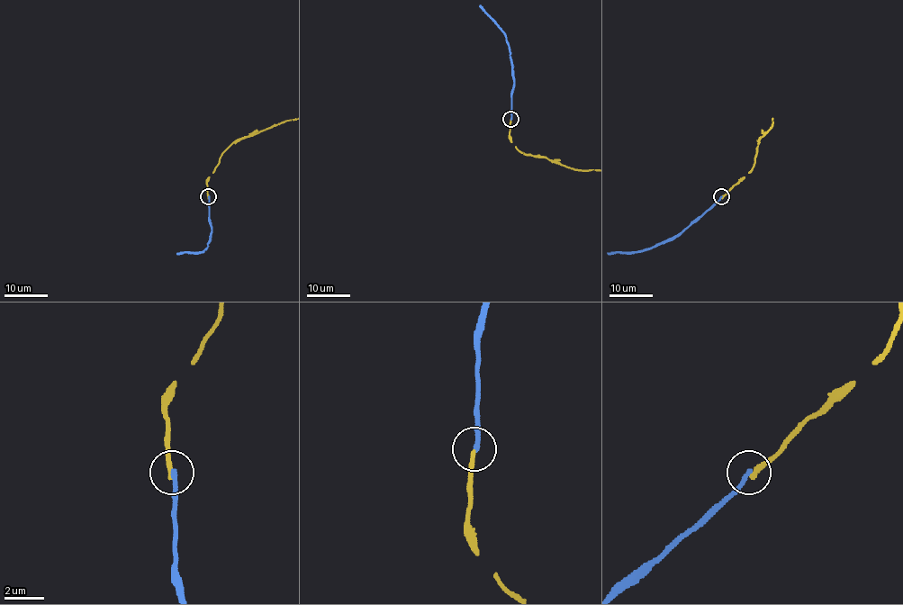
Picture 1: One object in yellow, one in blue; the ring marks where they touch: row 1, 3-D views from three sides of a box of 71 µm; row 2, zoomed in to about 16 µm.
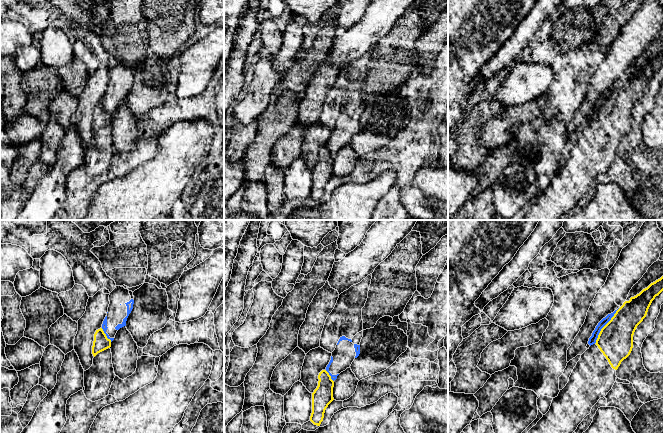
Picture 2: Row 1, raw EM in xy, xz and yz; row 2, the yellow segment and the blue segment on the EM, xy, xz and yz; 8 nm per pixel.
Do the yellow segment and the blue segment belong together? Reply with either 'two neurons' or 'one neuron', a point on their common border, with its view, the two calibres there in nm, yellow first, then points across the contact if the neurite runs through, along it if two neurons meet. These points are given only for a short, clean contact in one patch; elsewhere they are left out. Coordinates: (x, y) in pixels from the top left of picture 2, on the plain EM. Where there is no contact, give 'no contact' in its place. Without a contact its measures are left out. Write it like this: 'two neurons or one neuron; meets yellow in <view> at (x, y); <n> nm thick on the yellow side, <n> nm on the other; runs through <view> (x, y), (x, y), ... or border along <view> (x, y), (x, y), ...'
two neurons; meets yellow in yz at (604, 102); 280 nm thick on the yellow side, 60 nm on the other; border along yz (619, 84), (601, 105), (594, 119)

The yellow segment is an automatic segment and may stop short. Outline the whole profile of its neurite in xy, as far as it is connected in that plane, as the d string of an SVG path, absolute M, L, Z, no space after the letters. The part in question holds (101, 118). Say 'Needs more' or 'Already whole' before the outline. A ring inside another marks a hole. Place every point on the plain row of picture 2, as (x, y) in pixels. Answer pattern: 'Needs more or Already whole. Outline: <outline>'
Needs more. Outline: M103 105L96 106L92 122L93 140L84 147L84 170L92 178L108 172L115 154L112 140L111 116Z

